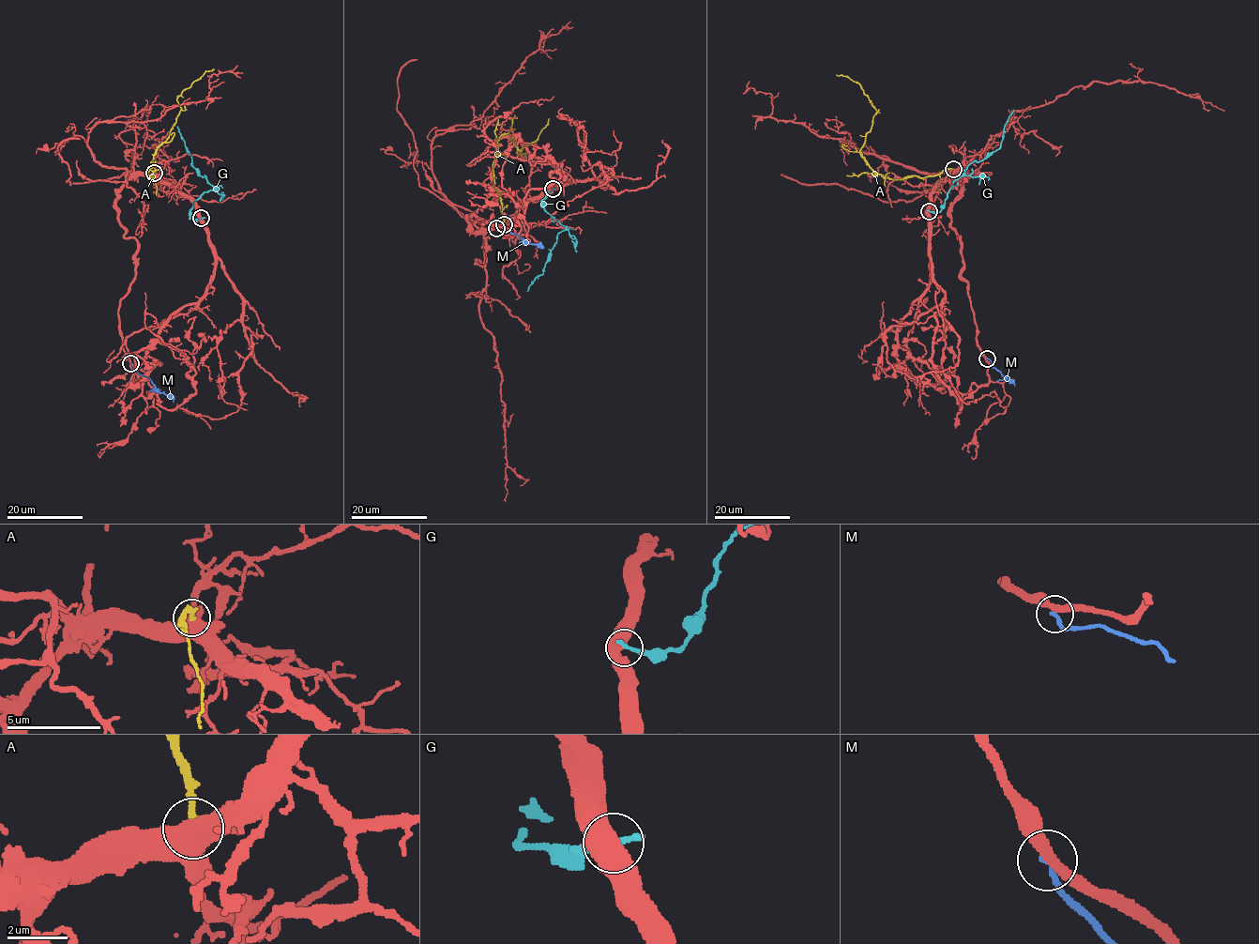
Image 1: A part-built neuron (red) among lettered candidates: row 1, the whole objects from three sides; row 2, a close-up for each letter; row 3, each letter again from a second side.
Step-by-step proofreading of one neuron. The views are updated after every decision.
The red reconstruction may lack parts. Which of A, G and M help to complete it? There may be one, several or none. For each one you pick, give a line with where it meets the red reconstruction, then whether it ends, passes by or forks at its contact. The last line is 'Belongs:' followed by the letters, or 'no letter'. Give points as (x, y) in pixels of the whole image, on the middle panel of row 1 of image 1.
A: Touches red at (504, 224). It ends there
Belongs: A

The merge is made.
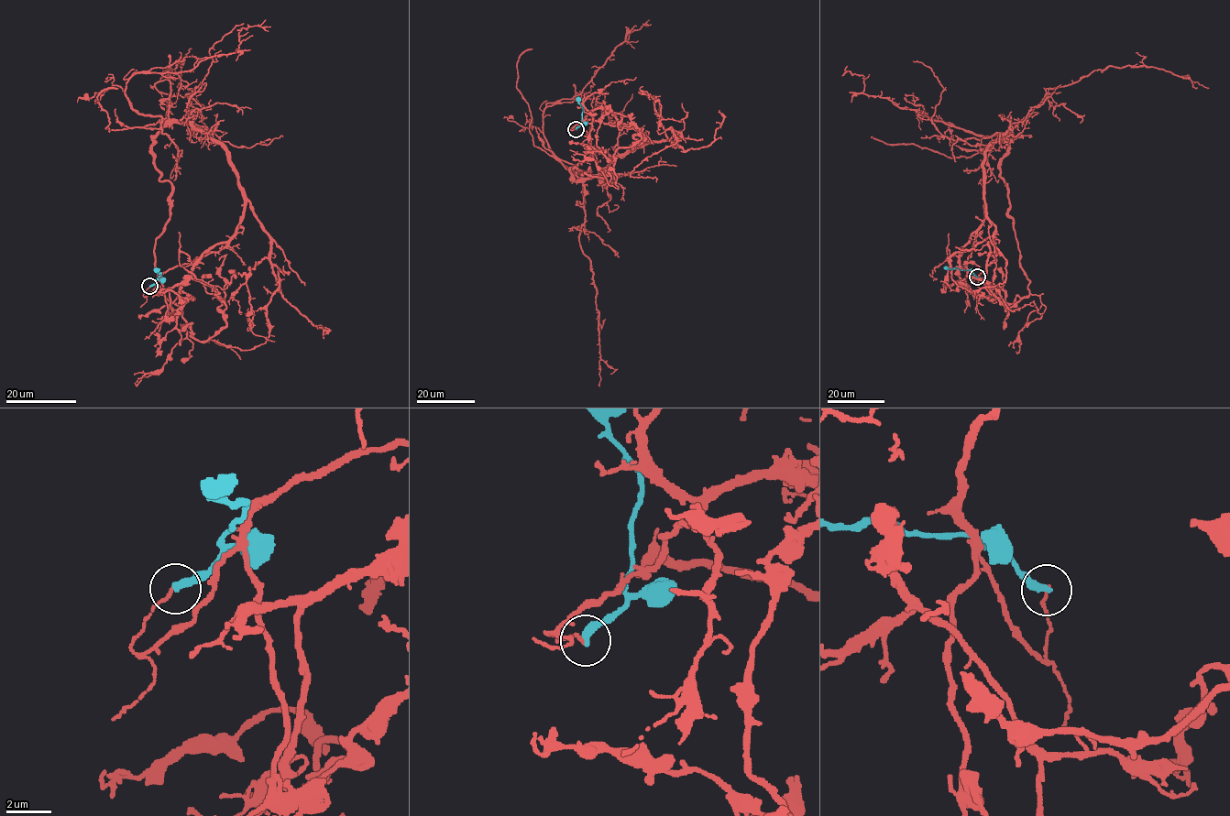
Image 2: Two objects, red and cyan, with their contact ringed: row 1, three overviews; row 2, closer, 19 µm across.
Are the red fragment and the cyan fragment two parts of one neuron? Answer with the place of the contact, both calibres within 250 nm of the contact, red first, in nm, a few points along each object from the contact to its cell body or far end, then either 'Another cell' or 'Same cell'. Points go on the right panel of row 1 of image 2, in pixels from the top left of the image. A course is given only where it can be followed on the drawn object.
Place: (977, 277). Thickness 130 nm (red) against 360 nm. Course of red: (978, 277), (966, 262), (983, 153), (1005, 136), (842, 75). Course of cyan: (978, 277), (968, 270), (944, 266). Another cell

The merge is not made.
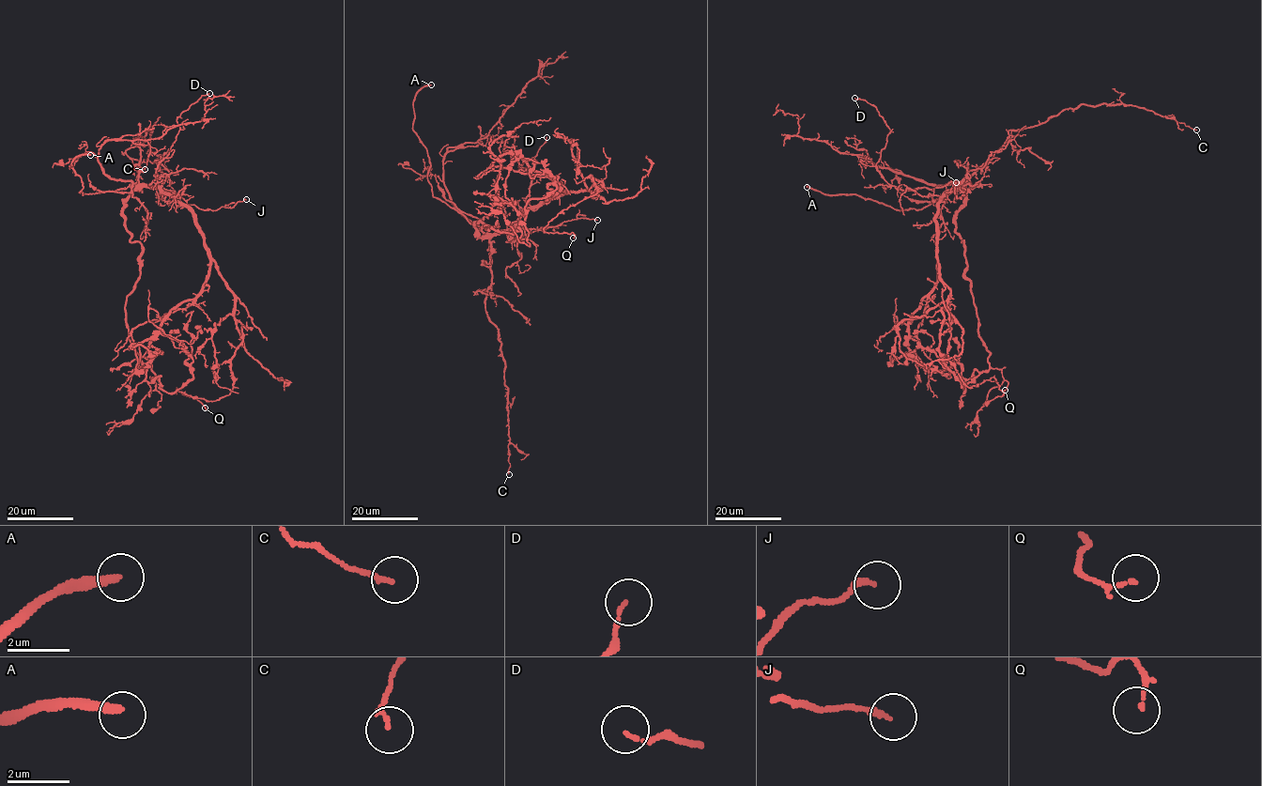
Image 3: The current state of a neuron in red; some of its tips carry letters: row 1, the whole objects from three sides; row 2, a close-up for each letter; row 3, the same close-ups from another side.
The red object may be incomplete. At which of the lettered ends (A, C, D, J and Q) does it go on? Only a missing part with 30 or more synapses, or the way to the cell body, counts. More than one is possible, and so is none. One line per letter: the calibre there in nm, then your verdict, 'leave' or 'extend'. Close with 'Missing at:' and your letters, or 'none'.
A: calibre 260 nm; extend
C: calibre 140 nm; leave
D: calibre 100 nm; leave
J: calibre 180 nm; leave
Q: calibre 80 nm; leave
Missing at: A

